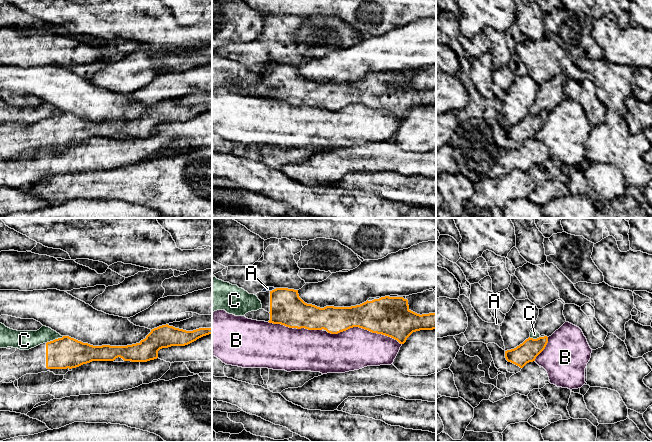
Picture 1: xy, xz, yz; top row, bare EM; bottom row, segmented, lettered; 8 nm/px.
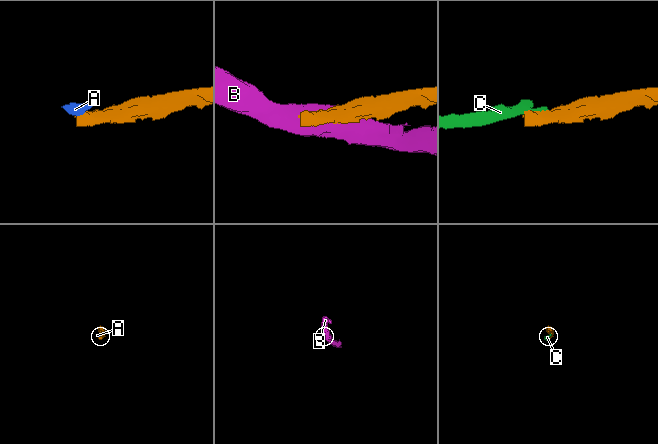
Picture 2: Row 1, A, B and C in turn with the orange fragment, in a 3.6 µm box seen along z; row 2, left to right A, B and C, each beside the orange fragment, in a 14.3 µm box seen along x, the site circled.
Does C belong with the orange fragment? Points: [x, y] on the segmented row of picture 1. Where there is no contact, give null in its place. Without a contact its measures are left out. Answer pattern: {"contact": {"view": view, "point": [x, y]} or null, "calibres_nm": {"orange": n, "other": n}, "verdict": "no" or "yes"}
{"contact": {"view": "xy", "point": [55, 339]}, "calibres_nm": {"orange": 260, "other": 160}, "verdict": "no"}

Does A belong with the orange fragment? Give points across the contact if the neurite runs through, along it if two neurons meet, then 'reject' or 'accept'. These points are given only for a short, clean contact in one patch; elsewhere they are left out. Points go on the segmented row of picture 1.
border along xz (276, 288), (270, 291); reject

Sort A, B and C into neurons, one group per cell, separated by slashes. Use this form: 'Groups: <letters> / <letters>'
Groups: A / B / C

